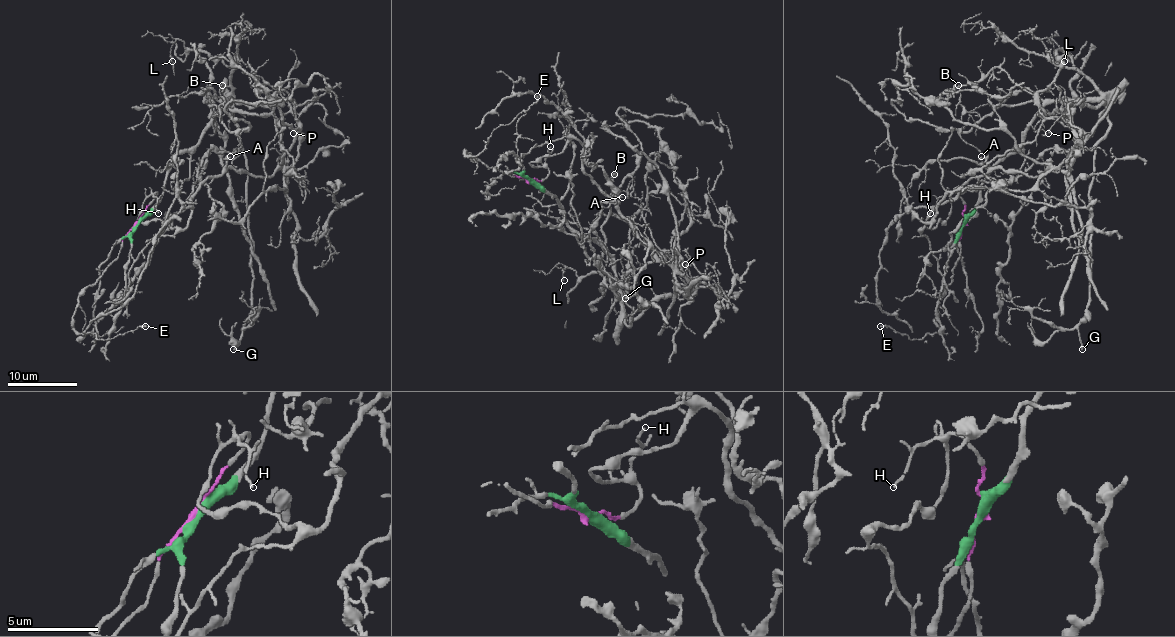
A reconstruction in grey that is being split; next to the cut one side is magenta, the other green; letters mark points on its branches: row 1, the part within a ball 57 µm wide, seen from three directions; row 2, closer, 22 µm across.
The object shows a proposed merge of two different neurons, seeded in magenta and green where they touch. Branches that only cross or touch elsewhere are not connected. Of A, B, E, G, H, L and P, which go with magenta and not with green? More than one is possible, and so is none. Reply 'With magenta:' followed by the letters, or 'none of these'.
With magenta: A, E, H

